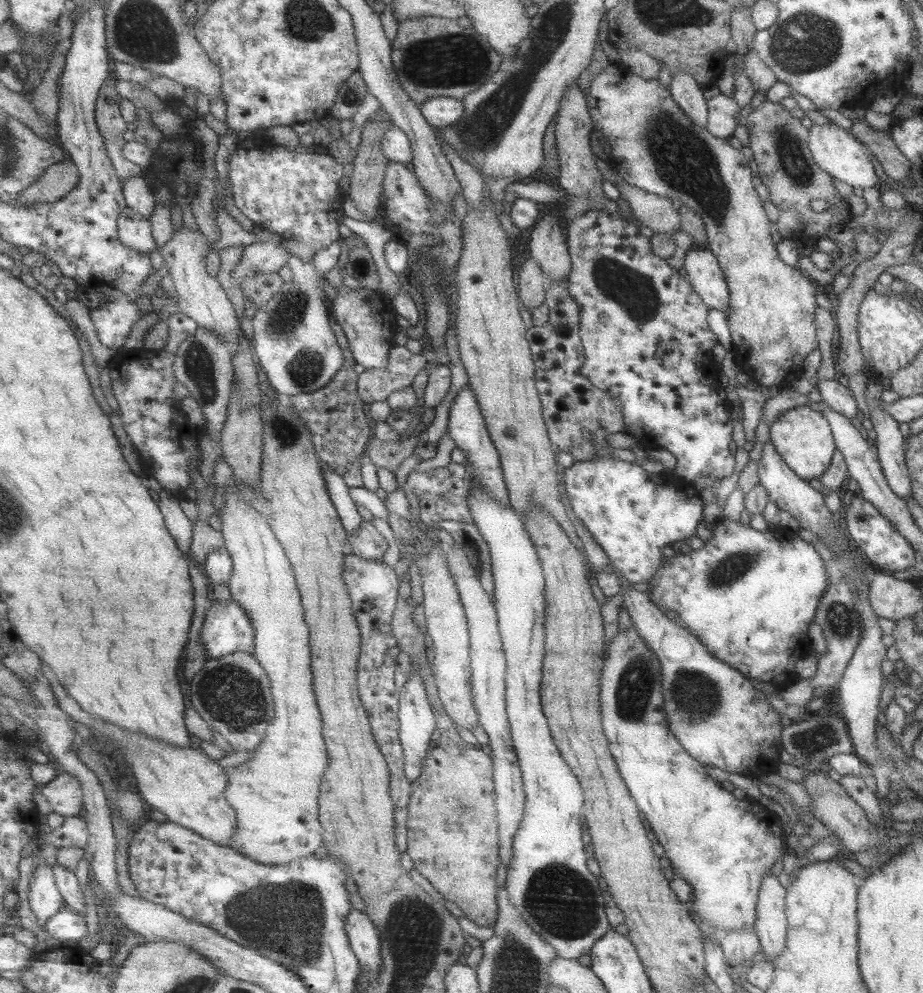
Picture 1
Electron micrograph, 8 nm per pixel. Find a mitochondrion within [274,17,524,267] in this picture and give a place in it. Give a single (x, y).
(446, 61)

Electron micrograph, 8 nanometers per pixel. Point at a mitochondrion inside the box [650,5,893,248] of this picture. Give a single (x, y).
(806, 42)

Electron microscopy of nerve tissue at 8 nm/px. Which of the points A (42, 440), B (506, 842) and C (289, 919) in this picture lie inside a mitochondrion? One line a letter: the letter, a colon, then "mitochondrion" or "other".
A: other
B: other
C: mitochondrion

